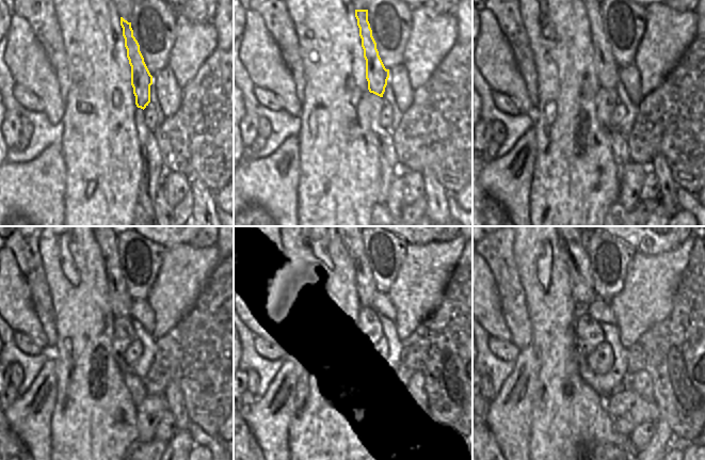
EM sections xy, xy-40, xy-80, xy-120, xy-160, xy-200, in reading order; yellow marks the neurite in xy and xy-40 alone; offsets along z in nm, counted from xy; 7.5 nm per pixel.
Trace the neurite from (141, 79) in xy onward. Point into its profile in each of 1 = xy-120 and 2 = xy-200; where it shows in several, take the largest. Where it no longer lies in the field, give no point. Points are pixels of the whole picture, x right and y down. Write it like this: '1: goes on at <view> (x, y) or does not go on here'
1: goes on at xy-120 (121, 301)
2: goes on at xy-200 (581, 284)

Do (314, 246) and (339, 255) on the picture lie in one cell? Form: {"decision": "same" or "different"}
{"decision": "different"}

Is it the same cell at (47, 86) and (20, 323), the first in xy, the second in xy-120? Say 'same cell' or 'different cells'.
same cell

